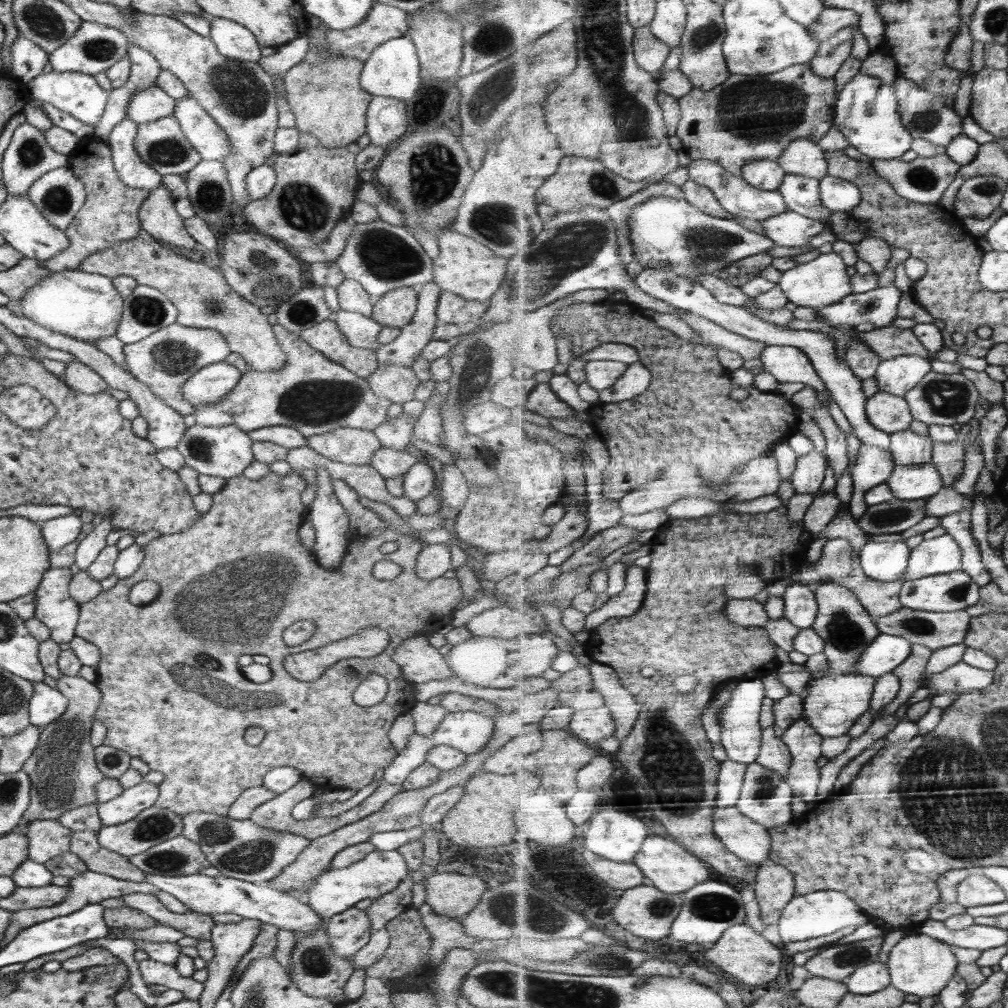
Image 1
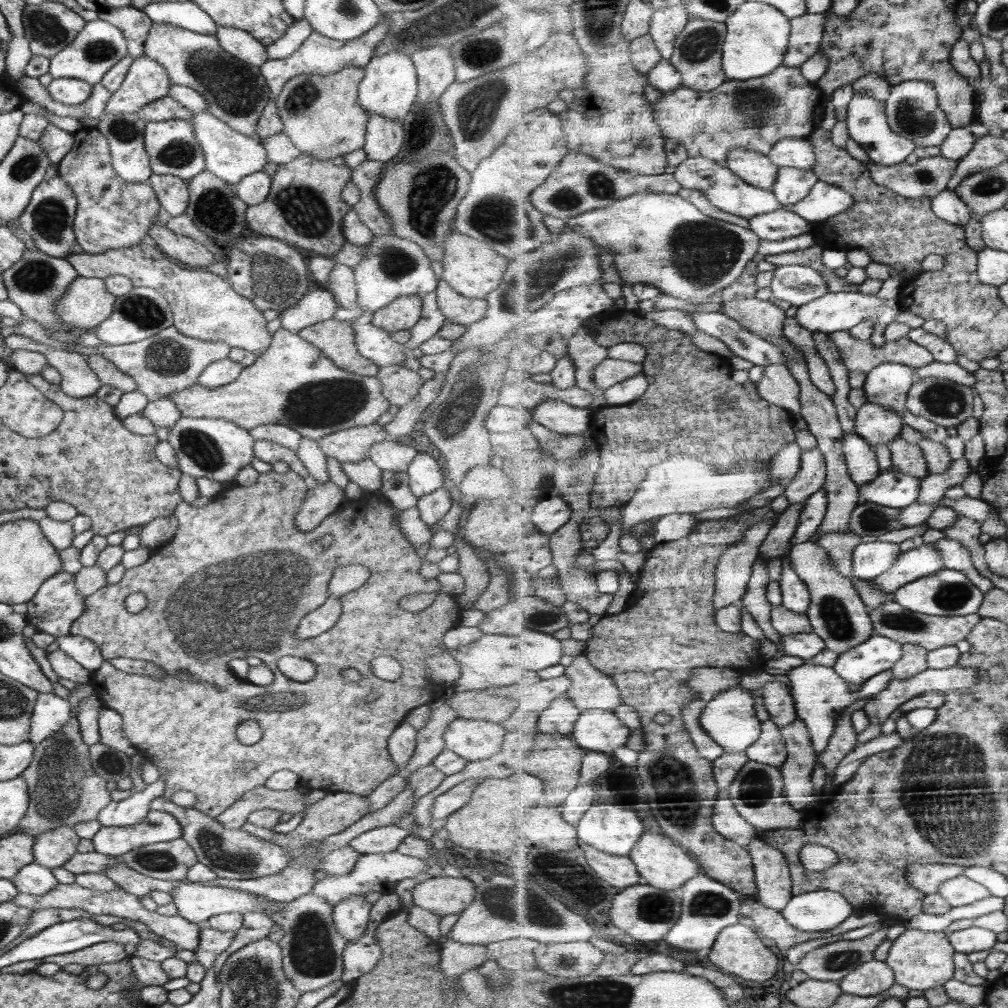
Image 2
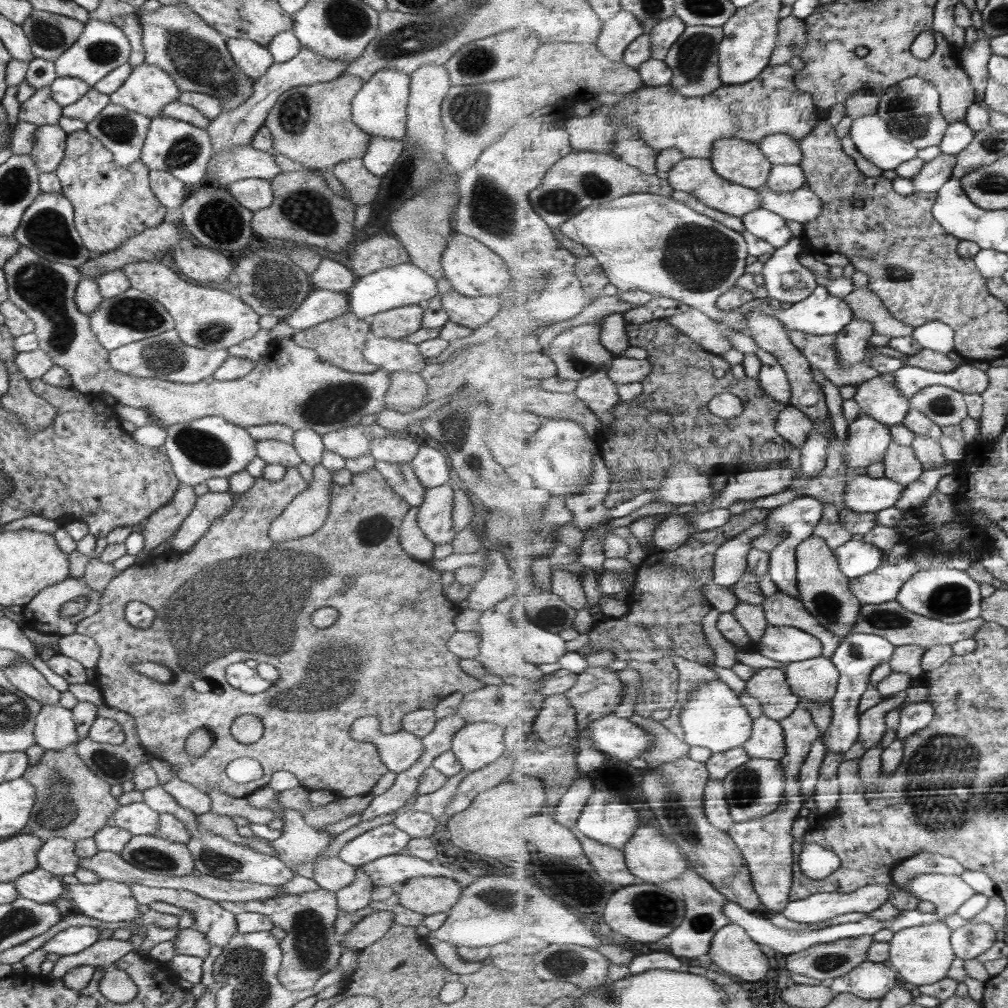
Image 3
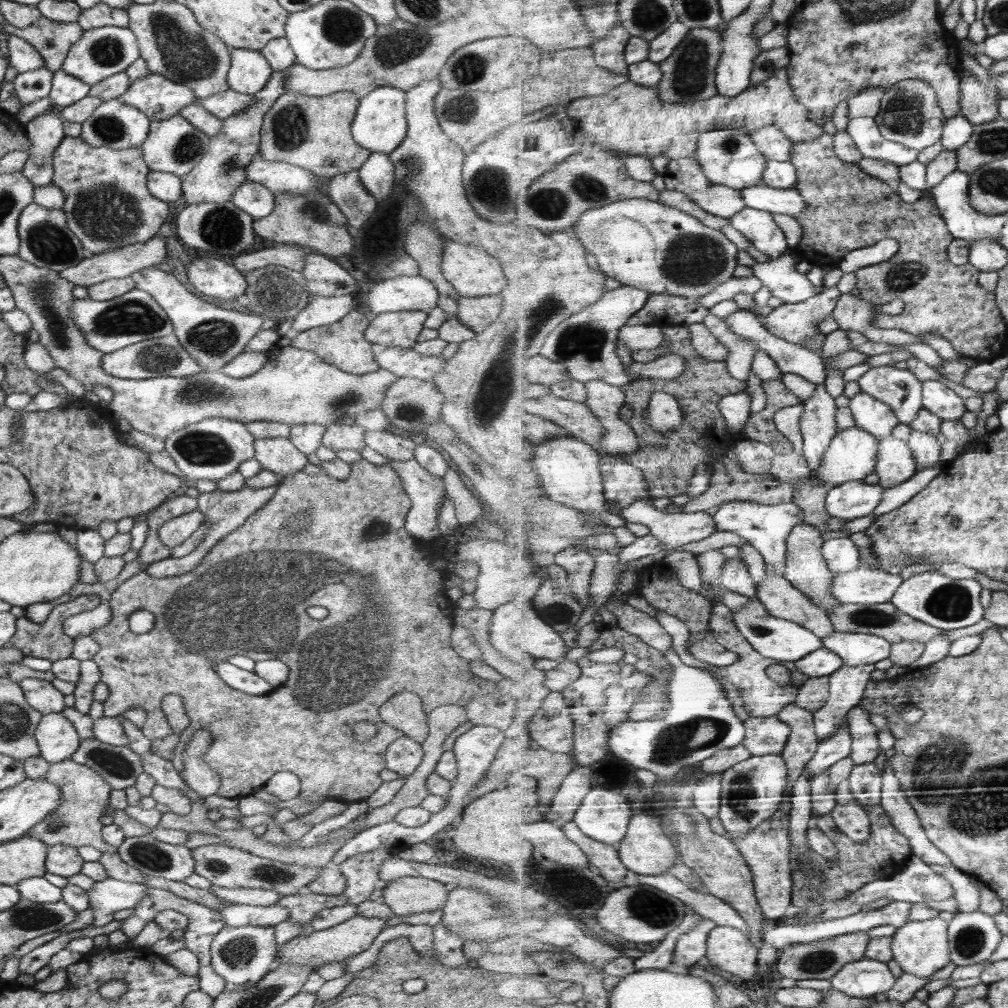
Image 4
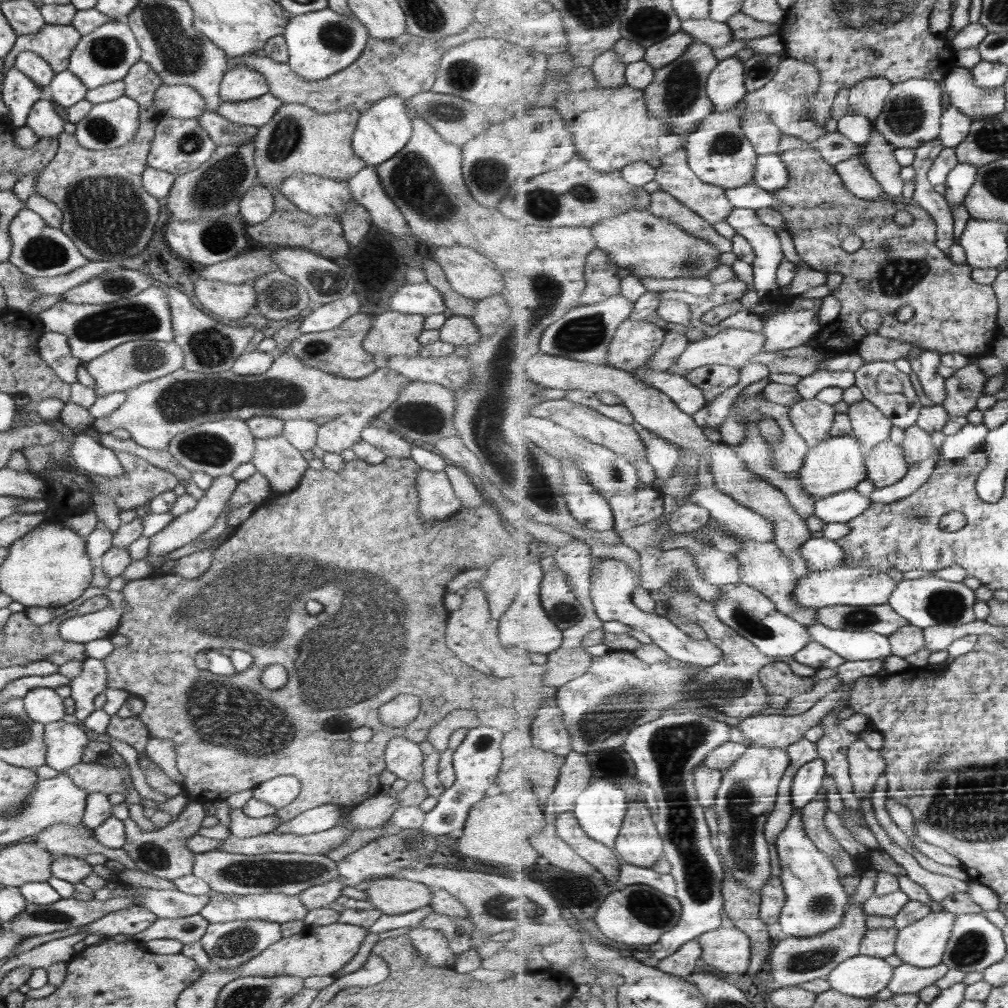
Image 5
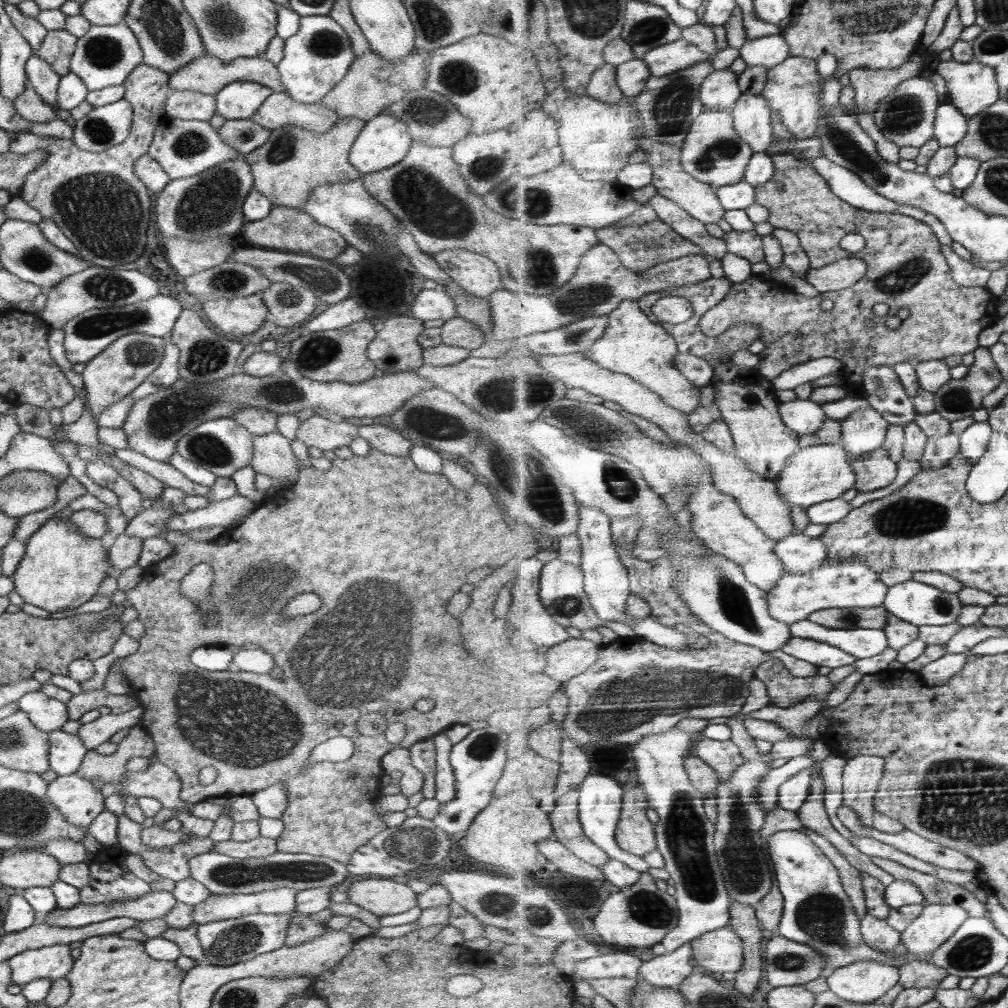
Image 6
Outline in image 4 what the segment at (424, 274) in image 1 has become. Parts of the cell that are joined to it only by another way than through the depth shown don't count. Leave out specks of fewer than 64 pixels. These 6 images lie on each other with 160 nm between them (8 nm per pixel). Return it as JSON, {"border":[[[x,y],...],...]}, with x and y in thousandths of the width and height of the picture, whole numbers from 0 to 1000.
{"border":[[[417,272],[389,277],[377,277],[365,292],[359,293],[357,306],[367,306],[364,312],[399,308],[417,308],[425,311],[434,304],[436,290],[431,281]]]}

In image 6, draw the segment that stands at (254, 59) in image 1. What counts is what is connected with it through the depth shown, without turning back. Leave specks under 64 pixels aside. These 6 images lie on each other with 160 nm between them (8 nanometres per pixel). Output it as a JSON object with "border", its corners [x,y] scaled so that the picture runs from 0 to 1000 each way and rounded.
{"border":[[[230,81],[213,93],[213,111],[223,118],[246,119],[270,92],[268,86],[254,81]]]}

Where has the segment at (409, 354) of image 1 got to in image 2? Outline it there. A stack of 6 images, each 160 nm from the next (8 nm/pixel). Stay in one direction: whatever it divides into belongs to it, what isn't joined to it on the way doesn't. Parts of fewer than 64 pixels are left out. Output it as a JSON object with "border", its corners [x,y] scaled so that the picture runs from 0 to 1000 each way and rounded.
{"border":[[[432,290],[422,292],[419,294],[419,298],[417,317],[408,325],[406,338],[400,341],[406,349],[433,332],[438,323],[444,319],[443,315],[435,306],[434,292]]]}

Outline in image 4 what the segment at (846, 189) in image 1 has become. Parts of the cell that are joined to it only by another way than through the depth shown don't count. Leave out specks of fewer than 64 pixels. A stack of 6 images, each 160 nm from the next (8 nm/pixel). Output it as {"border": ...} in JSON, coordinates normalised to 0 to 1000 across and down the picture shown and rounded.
{"border":[[[756,181],[736,189],[744,206],[787,215],[796,212],[802,206],[798,193],[789,186],[768,187]]]}

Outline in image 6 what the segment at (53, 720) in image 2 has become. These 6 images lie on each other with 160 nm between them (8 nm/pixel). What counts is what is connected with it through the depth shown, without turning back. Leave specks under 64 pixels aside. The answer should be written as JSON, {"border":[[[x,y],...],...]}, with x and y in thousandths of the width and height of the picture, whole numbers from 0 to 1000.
{"border":[[[62,723],[49,727],[49,763],[58,770],[75,767],[87,745],[76,728]]]}

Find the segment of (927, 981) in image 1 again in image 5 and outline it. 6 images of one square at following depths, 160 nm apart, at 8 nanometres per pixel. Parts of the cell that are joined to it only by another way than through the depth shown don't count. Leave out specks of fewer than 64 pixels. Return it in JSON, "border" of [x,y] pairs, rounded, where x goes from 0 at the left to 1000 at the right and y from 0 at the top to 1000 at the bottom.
{"border":[[[925,904],[919,911],[896,921],[890,933],[890,946],[899,956],[927,960],[938,955],[951,908]]]}

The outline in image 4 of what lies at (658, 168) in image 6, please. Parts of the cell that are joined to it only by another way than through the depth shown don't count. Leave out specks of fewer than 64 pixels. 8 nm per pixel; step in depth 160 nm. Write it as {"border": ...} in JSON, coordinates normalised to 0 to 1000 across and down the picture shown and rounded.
{"border":[[[688,156],[669,158],[664,164],[663,169],[659,172],[661,186],[663,188],[674,188],[681,191],[688,197],[698,208],[718,216],[727,216],[730,212],[735,211],[740,205],[738,189],[718,183],[712,183],[703,178],[695,164],[694,158]]]}

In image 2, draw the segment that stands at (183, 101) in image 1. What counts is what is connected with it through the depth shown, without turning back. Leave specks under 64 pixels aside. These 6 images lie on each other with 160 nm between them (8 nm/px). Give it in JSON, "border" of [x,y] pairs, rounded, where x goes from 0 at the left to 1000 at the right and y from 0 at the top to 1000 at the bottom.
{"border":[[[205,109],[192,111],[191,118],[188,120],[192,124],[192,135],[202,151],[204,167],[212,175],[233,185],[243,175],[261,169],[265,162],[265,152],[260,141],[233,131],[231,127]]]}

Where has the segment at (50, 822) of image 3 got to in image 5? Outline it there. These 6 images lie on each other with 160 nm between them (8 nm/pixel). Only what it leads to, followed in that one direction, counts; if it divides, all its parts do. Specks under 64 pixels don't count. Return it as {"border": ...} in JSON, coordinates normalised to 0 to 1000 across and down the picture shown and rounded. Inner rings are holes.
{"border":[[[79,756],[62,767],[68,770],[78,783],[84,784],[86,790],[91,787],[108,789],[113,786],[119,786],[126,790],[128,787],[124,779],[122,764],[117,761]],[[61,815],[47,819],[34,833],[44,843],[55,849],[64,847],[83,851],[86,847],[102,847],[108,853],[120,855],[127,863],[138,863],[123,842],[103,839],[94,830],[92,822],[81,815],[78,819],[69,819]]]}

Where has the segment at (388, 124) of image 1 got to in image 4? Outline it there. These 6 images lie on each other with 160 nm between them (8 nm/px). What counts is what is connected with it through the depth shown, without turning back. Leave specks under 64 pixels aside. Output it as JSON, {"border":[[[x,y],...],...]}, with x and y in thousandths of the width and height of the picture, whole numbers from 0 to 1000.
{"border":[[[367,152],[355,169],[359,185],[375,201],[388,193],[391,174],[390,161],[387,159],[386,153],[382,152]]]}

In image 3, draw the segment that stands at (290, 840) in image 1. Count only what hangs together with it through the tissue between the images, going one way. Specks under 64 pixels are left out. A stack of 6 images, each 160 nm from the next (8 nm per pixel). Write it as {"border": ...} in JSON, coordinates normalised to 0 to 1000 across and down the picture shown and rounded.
{"border":[[[159,778],[153,782],[148,782],[142,788],[142,796],[157,808],[172,808],[188,824],[189,832],[186,835],[187,843],[192,852],[192,859],[200,867],[221,871],[222,873],[235,873],[236,875],[255,875],[256,877],[265,877],[266,879],[279,879],[290,873],[294,867],[284,859],[283,855],[274,850],[263,846],[258,846],[243,840],[226,835],[223,831],[210,827],[207,823],[200,821],[195,814],[195,808],[179,800],[175,793],[167,788]]]}

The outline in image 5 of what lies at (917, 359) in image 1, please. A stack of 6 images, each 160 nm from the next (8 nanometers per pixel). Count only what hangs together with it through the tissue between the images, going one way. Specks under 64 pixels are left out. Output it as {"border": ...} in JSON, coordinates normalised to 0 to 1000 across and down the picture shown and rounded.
{"border":[[[864,397],[850,399],[843,403],[842,412],[846,419],[846,431],[851,433],[859,452],[872,440],[884,435],[888,421],[874,404]]]}

